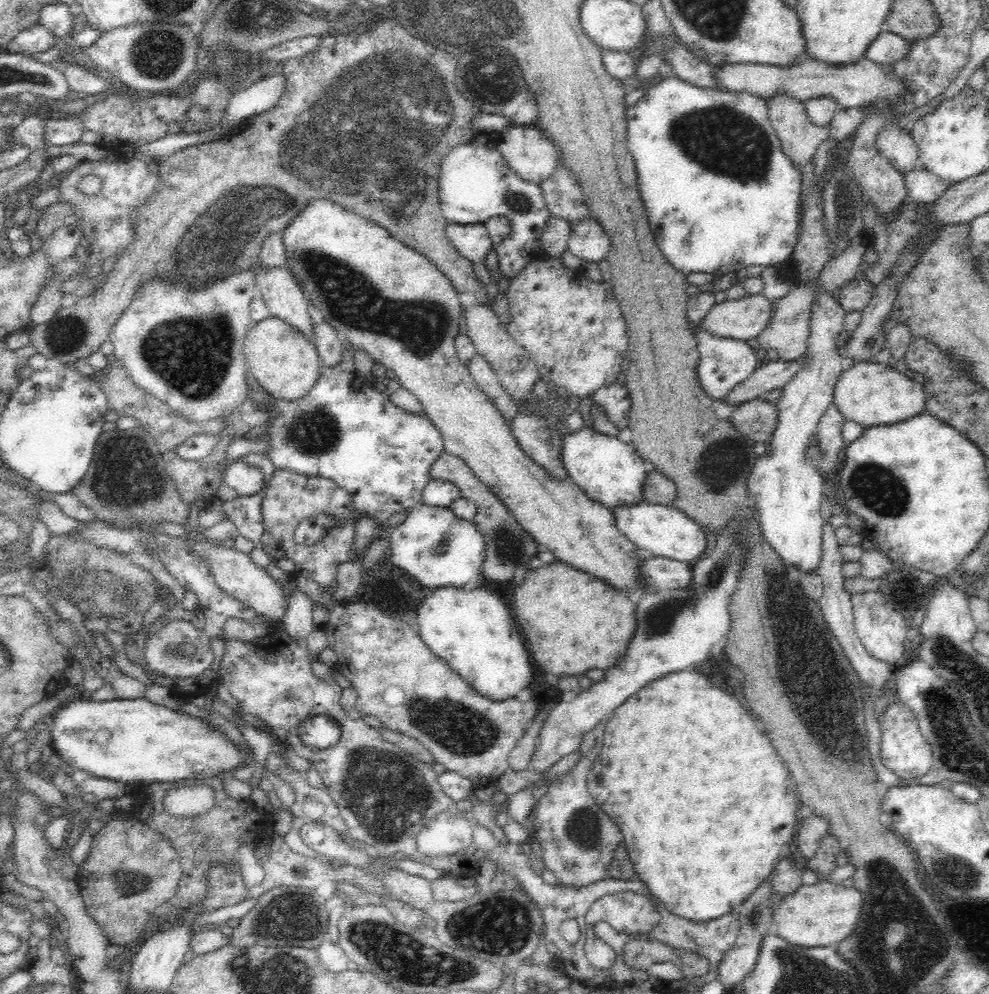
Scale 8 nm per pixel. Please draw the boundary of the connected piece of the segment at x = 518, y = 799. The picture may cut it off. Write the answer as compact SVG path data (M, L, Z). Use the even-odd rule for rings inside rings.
M534 783L528 784L526 788L509 795L509 802L507 807L508 816L515 822L520 824L528 833L526 844L530 847L532 842L536 842L536 826L535 826L535 810L537 802L533 797L533 792L537 791Z

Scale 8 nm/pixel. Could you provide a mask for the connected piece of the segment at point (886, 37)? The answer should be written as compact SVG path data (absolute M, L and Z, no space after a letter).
M882 31L866 48L864 57L884 66L904 58L910 46L909 39L903 39L890 31Z

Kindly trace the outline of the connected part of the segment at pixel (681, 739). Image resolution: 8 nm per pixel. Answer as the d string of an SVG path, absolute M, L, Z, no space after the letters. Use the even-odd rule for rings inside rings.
M684 669L648 683L625 700L624 704L616 707L606 721L600 754L588 773L587 787L598 806L618 824L618 829L624 836L623 844L628 849L630 861L640 881L647 885L651 897L661 907L667 907L680 917L696 921L714 920L734 912L737 905L744 903L748 896L758 890L764 878L772 876L778 858L786 848L793 846L800 815L794 784L790 788L786 786L790 772L782 766L782 760L772 748L770 740L758 730L758 719L752 717L736 696L728 691L724 692L724 689L704 678L700 672Z

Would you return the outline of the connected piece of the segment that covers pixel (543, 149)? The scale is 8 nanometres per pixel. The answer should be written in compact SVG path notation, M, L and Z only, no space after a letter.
M516 125L492 131L492 140L496 143L497 150L502 154L507 165L521 178L529 183L542 184L559 164L560 153L554 143L535 125Z

